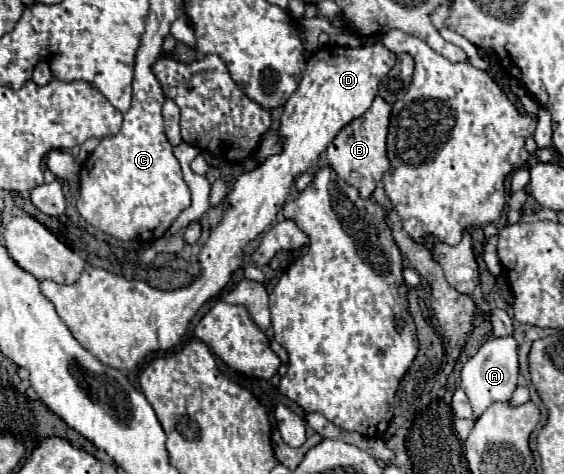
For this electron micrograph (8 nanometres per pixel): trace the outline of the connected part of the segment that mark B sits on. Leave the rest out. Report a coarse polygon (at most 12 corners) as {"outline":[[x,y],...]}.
{"outline":[[380,96],[330,142],[332,170],[366,200],[384,172],[390,104]]}

